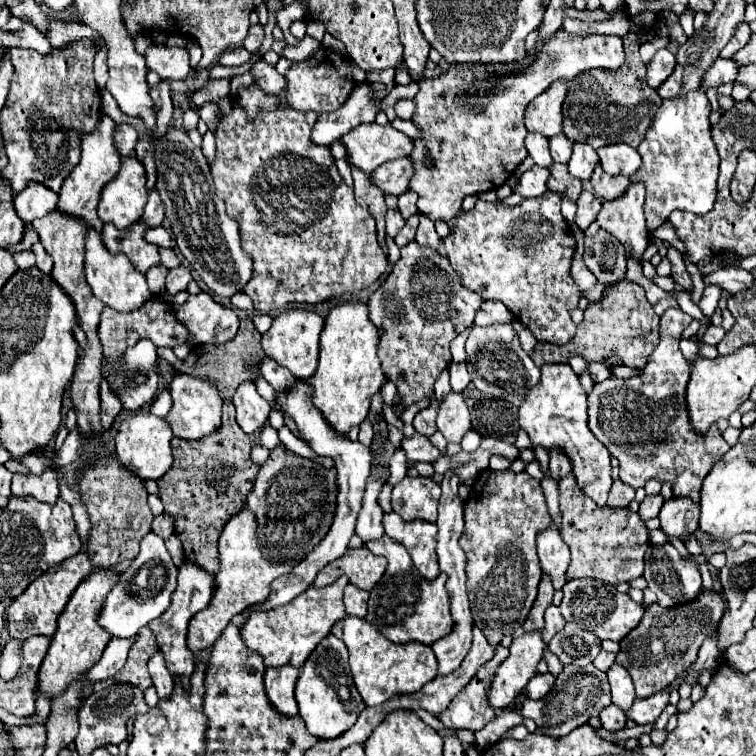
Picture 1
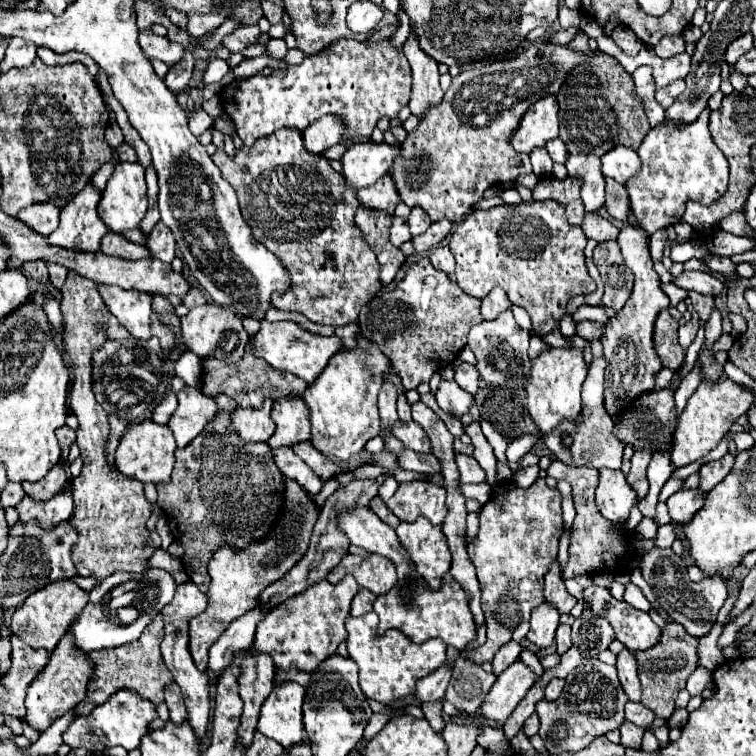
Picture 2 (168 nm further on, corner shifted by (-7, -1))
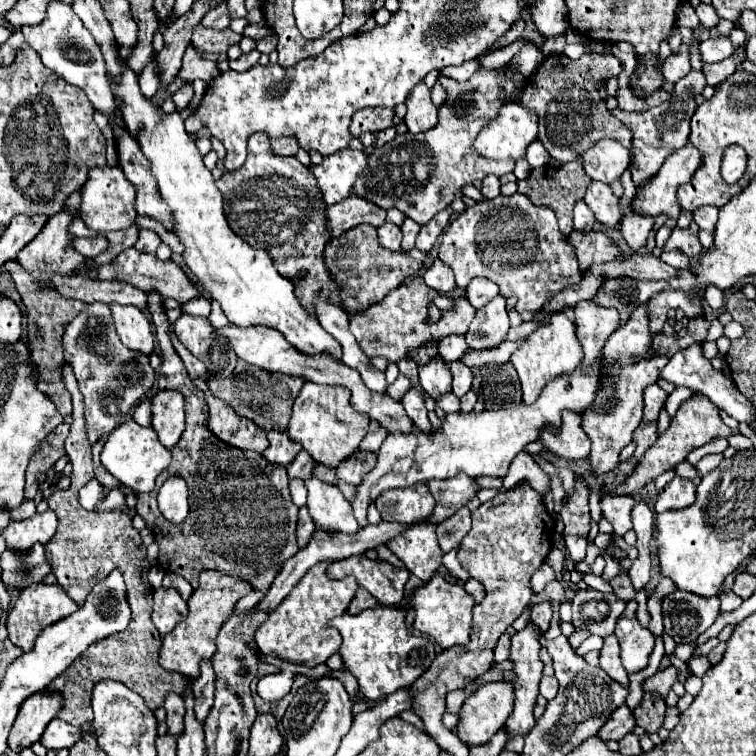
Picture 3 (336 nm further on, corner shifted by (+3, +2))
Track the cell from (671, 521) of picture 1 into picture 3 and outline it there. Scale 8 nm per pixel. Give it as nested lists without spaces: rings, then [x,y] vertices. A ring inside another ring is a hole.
[[[674,477],[660,493],[656,499],[656,513],[672,511],[672,509],[684,509],[696,499],[696,485],[688,479]]]

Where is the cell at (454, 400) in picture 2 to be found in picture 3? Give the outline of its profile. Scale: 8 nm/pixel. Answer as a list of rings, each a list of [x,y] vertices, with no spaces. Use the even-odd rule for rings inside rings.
[[[430,359],[426,365],[420,365],[420,385],[432,399],[440,399],[450,393],[452,375],[444,363]]]

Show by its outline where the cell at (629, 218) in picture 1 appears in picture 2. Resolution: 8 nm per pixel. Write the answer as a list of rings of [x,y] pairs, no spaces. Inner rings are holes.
[[[626,224],[620,230],[618,244],[622,250],[622,258],[626,266],[634,272],[634,294],[630,302],[616,312],[614,318],[606,324],[606,332],[602,336],[604,356],[606,356],[606,382],[604,382],[604,408],[612,416],[614,422],[620,420],[620,414],[642,394],[654,390],[654,376],[662,370],[662,362],[654,350],[654,344],[646,344],[646,328],[654,328],[654,322],[662,310],[668,310],[670,300],[660,290],[660,278],[652,266],[652,258],[648,252],[648,234],[642,228],[634,228]]]

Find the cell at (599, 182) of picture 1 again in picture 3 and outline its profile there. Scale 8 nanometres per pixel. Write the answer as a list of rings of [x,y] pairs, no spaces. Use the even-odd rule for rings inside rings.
[[[592,181],[588,185],[584,201],[594,211],[596,221],[600,221],[602,225],[608,225],[608,227],[618,227],[622,213],[618,209],[618,199],[614,197],[610,185],[604,185],[600,181]]]

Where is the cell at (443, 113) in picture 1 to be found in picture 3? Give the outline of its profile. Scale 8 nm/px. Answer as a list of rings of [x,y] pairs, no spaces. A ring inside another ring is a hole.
[[[508,63],[502,73],[486,69],[486,67],[480,65],[468,81],[456,81],[456,79],[450,79],[450,77],[440,77],[442,87],[446,89],[446,101],[438,107],[436,127],[432,127],[430,131],[420,133],[420,135],[412,135],[412,133],[396,135],[386,145],[376,147],[374,153],[370,155],[370,159],[368,159],[366,171],[362,171],[362,175],[356,179],[352,193],[360,195],[360,197],[366,197],[368,201],[376,203],[382,209],[396,207],[406,217],[414,219],[418,225],[426,225],[436,213],[440,213],[440,211],[444,211],[452,205],[456,193],[462,191],[462,187],[472,185],[476,179],[484,179],[490,173],[494,173],[498,177],[502,177],[506,173],[512,173],[514,171],[514,161],[506,161],[506,159],[496,161],[496,159],[484,159],[482,155],[476,155],[474,139],[476,139],[478,131],[484,125],[488,125],[488,121],[496,119],[502,105],[514,101],[514,97],[516,97],[516,83],[512,81],[514,69],[516,67],[512,63]]]

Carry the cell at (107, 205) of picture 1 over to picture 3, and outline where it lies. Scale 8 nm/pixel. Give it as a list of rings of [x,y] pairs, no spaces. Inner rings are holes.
[[[94,167],[88,171],[88,181],[82,187],[82,203],[80,203],[80,217],[84,223],[98,231],[98,233],[108,233],[108,231],[118,231],[118,229],[128,229],[134,219],[136,219],[136,187],[128,183],[124,171],[120,167]]]

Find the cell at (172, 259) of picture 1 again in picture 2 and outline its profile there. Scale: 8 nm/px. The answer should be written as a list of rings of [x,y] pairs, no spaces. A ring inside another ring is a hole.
[[[158,222],[152,230],[152,234],[148,234],[146,248],[150,250],[150,254],[154,258],[158,258],[162,262],[172,262],[172,258],[176,256],[176,240],[162,222]]]

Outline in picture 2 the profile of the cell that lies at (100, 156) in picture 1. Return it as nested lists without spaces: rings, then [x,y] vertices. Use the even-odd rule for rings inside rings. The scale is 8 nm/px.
[[[88,184],[66,210],[60,210],[60,224],[46,242],[78,252],[98,252],[100,238],[108,232],[106,224],[98,218],[98,198],[100,192]]]

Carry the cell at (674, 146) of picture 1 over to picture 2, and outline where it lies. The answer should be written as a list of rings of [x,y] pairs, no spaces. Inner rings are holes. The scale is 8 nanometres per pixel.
[[[710,108],[702,112],[702,118],[698,118],[698,122],[684,126],[682,130],[678,130],[678,126],[666,126],[664,122],[658,128],[650,130],[638,148],[642,166],[630,178],[630,182],[626,182],[626,190],[630,194],[632,210],[648,234],[676,224],[682,218],[688,200],[710,206],[726,192],[728,162],[722,150],[710,138],[708,114]]]

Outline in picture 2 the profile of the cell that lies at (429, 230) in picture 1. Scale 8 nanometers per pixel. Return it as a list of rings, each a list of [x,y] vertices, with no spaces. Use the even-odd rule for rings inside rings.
[[[436,246],[430,254],[428,254],[428,258],[430,258],[430,262],[432,262],[432,266],[436,268],[436,270],[442,270],[444,274],[448,274],[448,276],[452,276],[454,274],[454,256],[452,256],[452,252],[448,250],[448,246]]]

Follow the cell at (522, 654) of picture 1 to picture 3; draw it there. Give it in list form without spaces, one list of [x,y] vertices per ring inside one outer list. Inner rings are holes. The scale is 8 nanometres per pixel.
[[[508,681],[482,683],[460,711],[458,737],[470,747],[490,741],[512,713],[512,687]]]

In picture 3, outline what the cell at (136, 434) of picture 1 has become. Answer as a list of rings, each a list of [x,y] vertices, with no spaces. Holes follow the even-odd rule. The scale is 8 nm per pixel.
[[[126,421],[104,441],[100,461],[120,483],[132,487],[136,493],[144,493],[154,489],[156,477],[170,465],[170,451],[156,439],[152,427],[140,427],[136,421]]]

